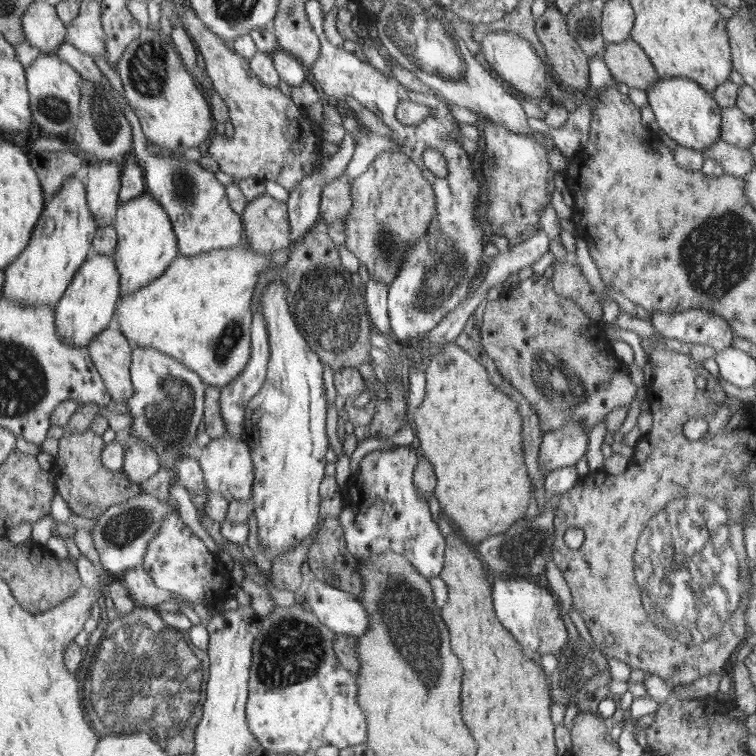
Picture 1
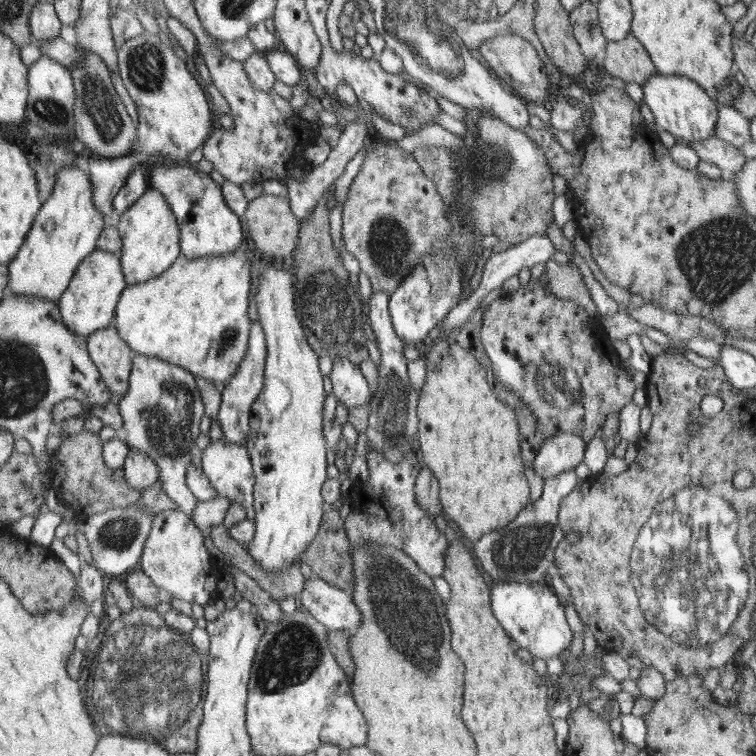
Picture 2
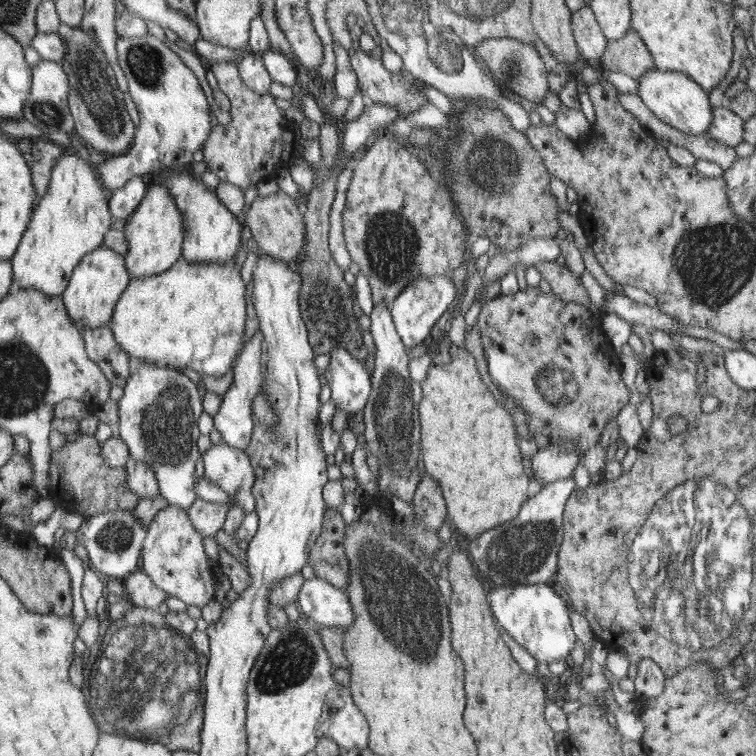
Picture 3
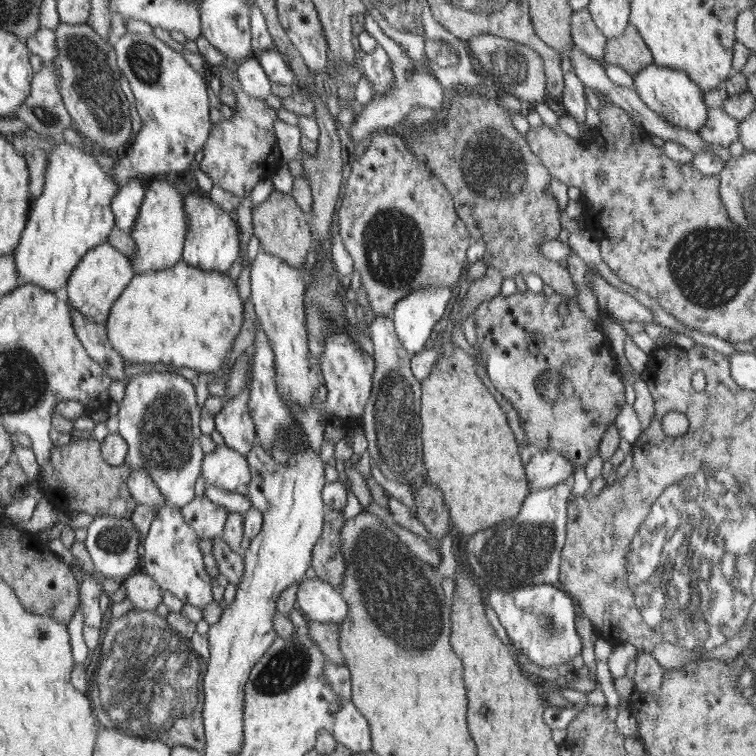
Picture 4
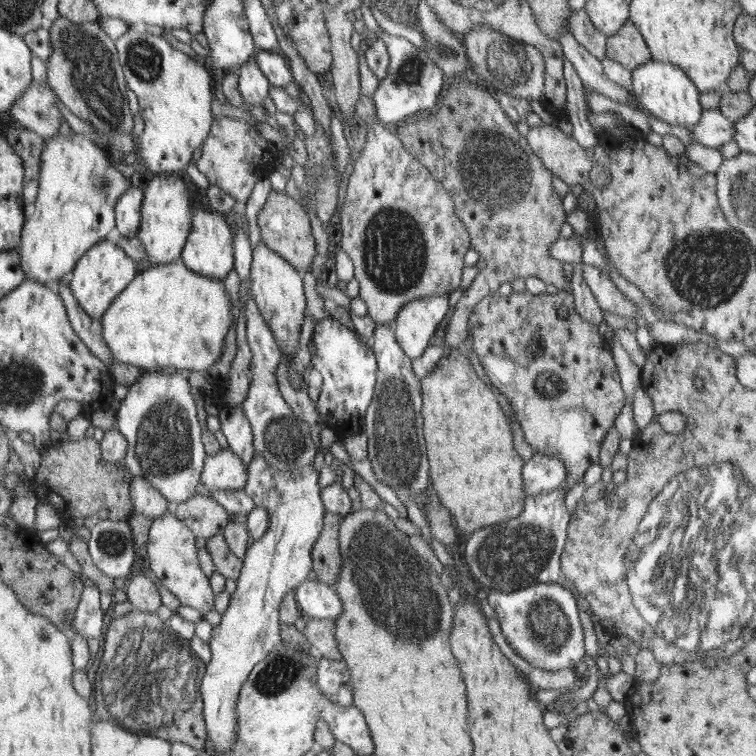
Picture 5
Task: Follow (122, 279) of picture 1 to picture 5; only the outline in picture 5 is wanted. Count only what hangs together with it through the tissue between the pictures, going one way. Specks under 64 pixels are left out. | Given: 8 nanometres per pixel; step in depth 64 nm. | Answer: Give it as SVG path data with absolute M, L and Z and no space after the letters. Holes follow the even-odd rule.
M158 174L148 181L146 188L143 188L144 200L142 205L142 223L139 227L136 240L146 248L146 254L150 261L149 268L154 266L167 265L168 263L178 261L187 247L187 236L191 234L192 225L192 196L184 184L184 180L176 174Z

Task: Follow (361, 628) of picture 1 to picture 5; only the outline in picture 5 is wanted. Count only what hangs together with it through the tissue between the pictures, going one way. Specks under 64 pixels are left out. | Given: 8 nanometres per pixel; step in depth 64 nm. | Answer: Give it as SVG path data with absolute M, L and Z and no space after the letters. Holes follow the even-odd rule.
M320 580L310 581L299 585L294 590L295 599L302 616L306 619L336 619L343 611L341 598L333 585Z

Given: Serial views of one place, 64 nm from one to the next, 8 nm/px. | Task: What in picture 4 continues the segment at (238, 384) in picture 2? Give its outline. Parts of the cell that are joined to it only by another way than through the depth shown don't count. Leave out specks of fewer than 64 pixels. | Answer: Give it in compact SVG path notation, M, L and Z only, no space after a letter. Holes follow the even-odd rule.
M253 359L250 361L250 372L246 388L236 397L232 397L222 410L215 415L215 427L223 436L226 446L247 457L256 439L256 424L251 416L249 400L251 384L254 382L254 372L251 370Z

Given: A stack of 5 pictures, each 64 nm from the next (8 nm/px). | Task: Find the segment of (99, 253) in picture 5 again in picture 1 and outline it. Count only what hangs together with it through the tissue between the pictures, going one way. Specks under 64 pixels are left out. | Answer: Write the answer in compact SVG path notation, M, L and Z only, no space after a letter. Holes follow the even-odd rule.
M96 254L82 264L66 294L55 306L56 330L65 343L73 347L86 347L115 318L119 301L119 269L115 260L106 254Z

